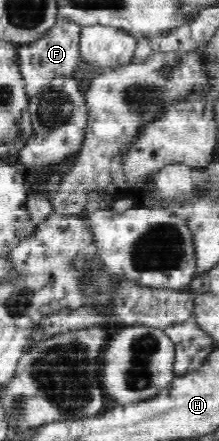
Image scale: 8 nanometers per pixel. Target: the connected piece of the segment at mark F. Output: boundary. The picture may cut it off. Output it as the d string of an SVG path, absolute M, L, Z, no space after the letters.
M60 17L57 24L50 28L41 39L33 43L24 43L19 48L21 60L21 73L24 79L24 89L28 102L33 96L44 90L56 76L79 77L80 72L86 68L82 66L82 60L78 52L78 38L80 38L81 27L71 20Z

